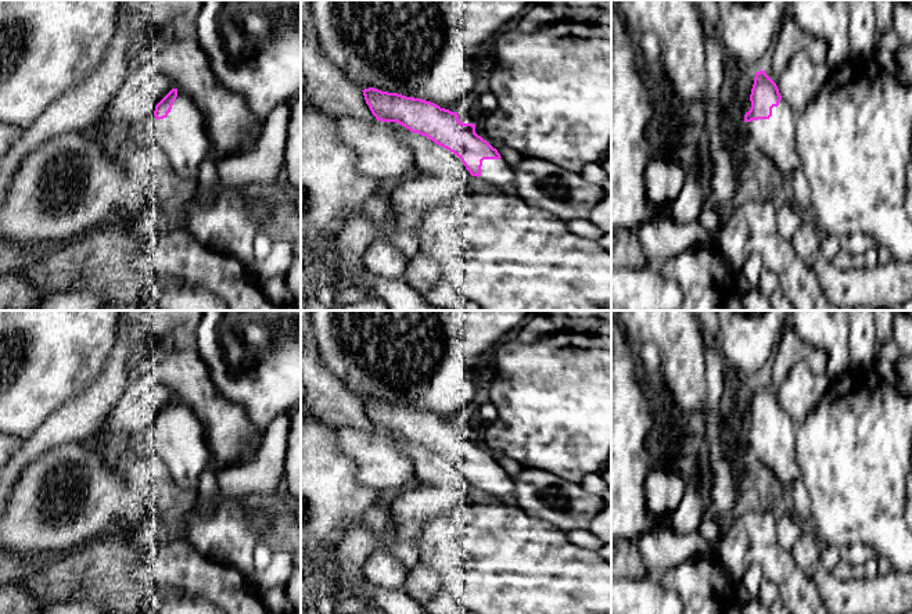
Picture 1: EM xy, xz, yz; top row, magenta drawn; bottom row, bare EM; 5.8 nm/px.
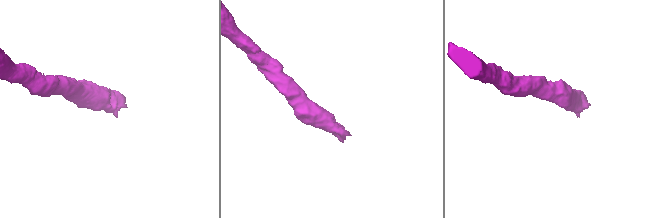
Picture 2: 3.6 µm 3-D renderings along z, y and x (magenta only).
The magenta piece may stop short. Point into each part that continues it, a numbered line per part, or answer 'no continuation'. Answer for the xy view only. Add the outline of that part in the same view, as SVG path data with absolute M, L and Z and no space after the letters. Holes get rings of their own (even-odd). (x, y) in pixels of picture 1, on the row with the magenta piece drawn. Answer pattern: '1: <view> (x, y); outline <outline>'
1: xy (182, 136); outline M182 87L168 116L154 121L154 139L179 177L197 180L212 143L204 126L202 109Z

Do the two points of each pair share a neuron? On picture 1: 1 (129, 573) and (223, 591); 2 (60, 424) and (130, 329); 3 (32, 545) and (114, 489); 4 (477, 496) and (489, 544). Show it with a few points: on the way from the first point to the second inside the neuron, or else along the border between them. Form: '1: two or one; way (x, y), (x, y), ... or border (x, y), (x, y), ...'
1: one; way (153, 573), (191, 573), (200, 577)
2: one; way (85, 406), (115, 376), (125, 361), (125, 354)
3: one; way (53, 528), (58, 524), (75, 524), (93, 506)
4: two; border (496, 499), (470, 502)

